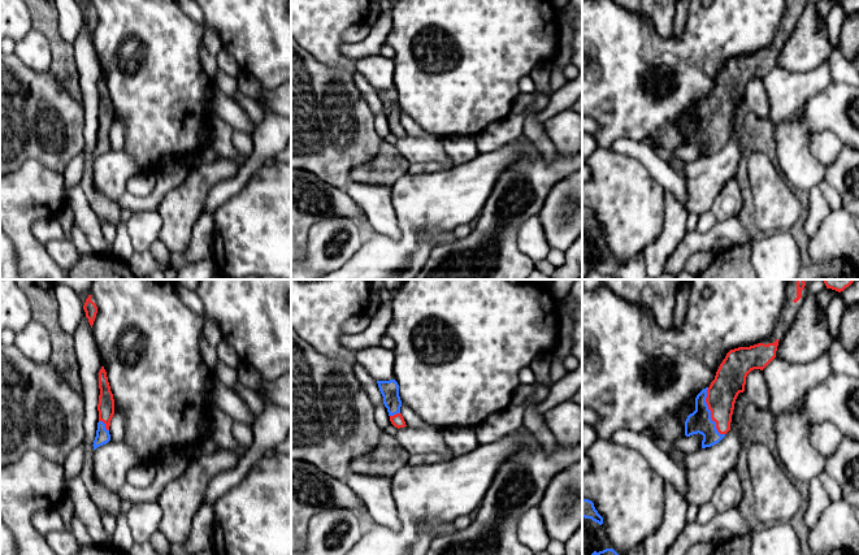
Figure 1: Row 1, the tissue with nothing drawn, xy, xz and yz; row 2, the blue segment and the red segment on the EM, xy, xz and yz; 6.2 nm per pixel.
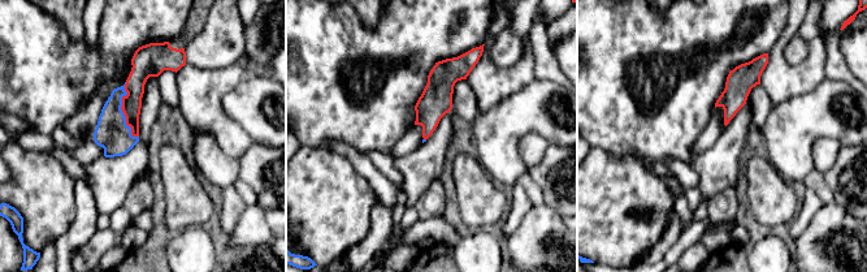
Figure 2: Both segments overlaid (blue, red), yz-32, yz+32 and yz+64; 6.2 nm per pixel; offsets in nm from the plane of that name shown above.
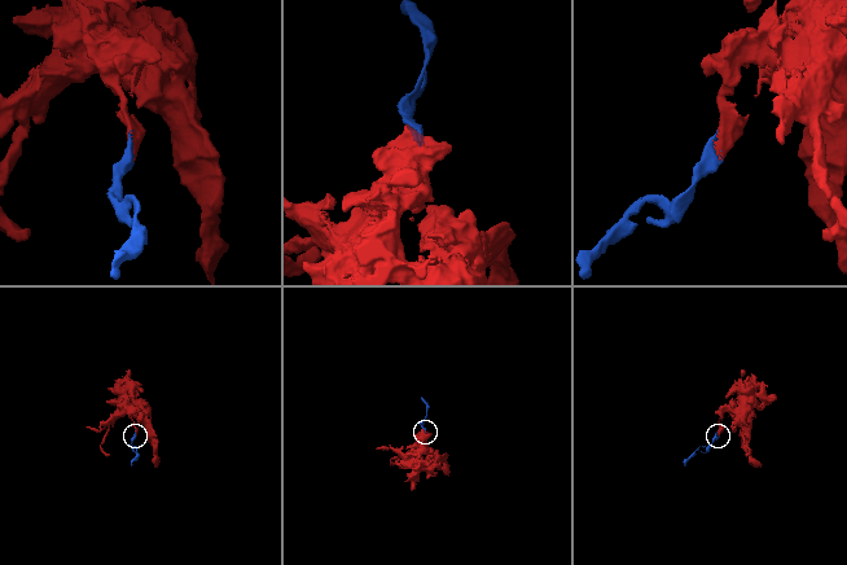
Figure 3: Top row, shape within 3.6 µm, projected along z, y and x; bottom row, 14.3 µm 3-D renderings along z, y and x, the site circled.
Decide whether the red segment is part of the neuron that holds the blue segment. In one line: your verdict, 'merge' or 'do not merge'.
merge

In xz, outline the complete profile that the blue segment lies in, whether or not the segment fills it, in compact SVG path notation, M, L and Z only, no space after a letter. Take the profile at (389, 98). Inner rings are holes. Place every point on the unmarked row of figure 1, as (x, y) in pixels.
M395 88L377 90L383 105L383 113L387 117L390 130L395 136L404 136L405 130L400 122L402 109L399 105L399 94Z

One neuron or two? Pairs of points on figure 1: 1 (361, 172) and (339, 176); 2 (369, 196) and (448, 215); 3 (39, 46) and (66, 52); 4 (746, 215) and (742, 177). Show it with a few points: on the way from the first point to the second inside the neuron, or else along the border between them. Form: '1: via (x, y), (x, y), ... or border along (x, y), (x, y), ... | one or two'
1: border along (374, 156), (356, 165), (351, 170), (350, 180) | two
2: border along (390, 187), (399, 232) | two
3: border along (33, 27), (47, 40), (51, 69) | two
4: via (746, 206), (745, 186) | one

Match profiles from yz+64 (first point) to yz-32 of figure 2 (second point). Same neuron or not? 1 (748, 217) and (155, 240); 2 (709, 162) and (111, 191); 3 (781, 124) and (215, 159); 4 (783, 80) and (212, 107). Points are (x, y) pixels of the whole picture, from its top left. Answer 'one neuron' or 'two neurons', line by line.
1: one neuron
2: one neuron
3: one neuron
4: one neuron

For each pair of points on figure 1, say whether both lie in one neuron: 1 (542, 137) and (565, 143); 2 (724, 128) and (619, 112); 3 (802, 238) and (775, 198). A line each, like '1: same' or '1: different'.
1: different
2: different
3: different

